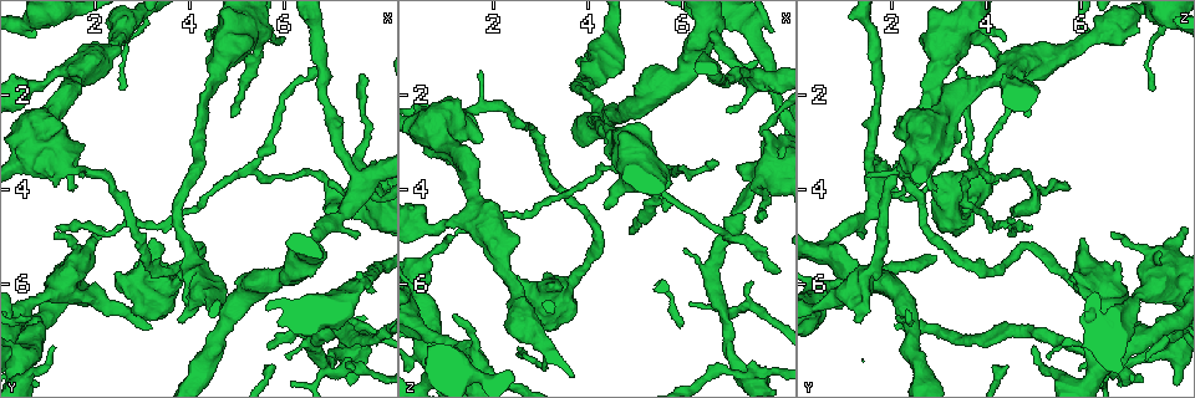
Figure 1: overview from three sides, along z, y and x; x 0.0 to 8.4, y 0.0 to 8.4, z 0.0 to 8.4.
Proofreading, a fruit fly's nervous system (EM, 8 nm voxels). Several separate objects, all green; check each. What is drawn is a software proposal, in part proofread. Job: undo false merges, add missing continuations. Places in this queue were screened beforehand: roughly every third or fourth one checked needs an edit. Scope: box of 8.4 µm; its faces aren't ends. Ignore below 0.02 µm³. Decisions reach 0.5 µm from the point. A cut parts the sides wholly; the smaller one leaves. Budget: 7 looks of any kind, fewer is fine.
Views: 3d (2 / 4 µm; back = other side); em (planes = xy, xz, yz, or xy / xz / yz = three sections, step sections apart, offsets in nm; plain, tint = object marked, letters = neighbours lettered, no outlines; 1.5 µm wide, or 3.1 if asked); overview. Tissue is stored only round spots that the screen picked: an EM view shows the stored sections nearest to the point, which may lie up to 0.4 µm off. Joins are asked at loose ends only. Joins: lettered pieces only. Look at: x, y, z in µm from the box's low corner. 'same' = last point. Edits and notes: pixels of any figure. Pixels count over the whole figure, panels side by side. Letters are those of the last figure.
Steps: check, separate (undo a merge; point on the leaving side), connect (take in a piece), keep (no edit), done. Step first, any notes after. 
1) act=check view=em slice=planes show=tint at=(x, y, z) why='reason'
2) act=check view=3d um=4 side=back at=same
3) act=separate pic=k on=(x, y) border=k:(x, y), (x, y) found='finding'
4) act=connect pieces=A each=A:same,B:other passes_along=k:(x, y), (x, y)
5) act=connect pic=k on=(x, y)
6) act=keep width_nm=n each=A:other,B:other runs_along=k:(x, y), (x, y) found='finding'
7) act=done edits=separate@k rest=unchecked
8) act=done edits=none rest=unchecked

act=check view=em slice=planes show=letters at=(6.95, 7.70, 6.85) why='four-way junction'

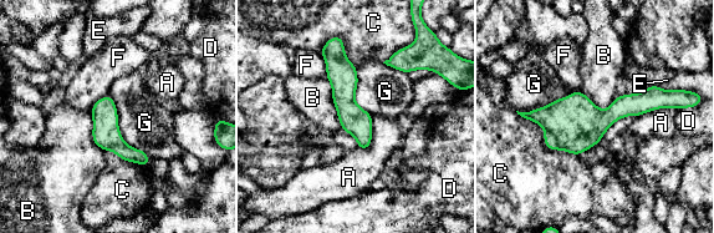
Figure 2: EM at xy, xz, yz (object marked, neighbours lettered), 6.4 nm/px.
act=separate pic=2 on=(549, 138) width_nm=190 each=A:other,B:other,C:other,D:other,E:other,F:other,G:other border=2:(545, 130), (554, 136), (560, 148) found='a second neuron is stuck on'

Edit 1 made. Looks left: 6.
act=check view=overview why='redraw'

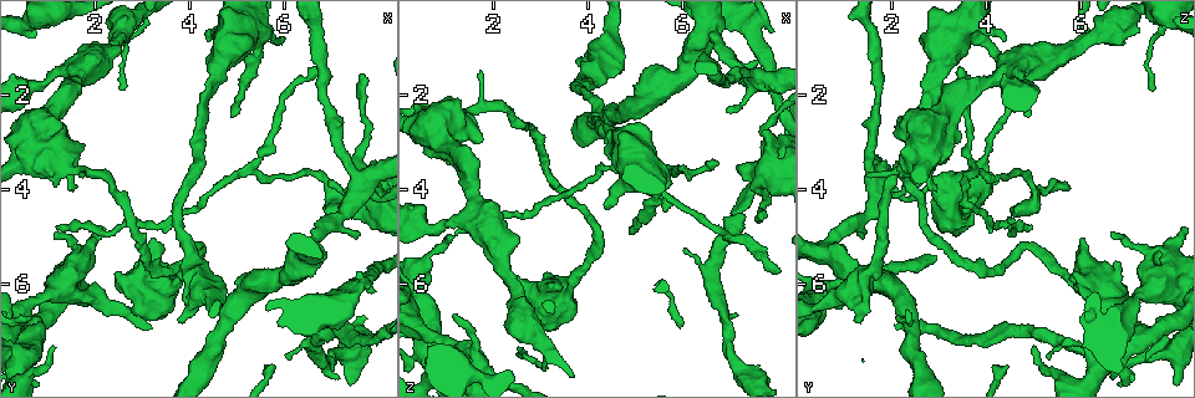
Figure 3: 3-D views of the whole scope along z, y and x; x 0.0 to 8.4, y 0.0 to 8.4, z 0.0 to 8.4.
act=check view=em slice=yz step=8 show=tint at=(1.85, 3.65, 2.25) why='thick turns thin'

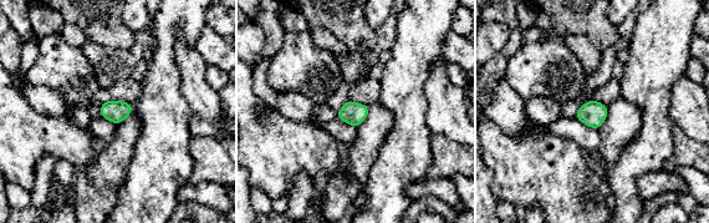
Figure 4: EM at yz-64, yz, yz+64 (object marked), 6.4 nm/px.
act=check view=em slice=planes show=letters at=same

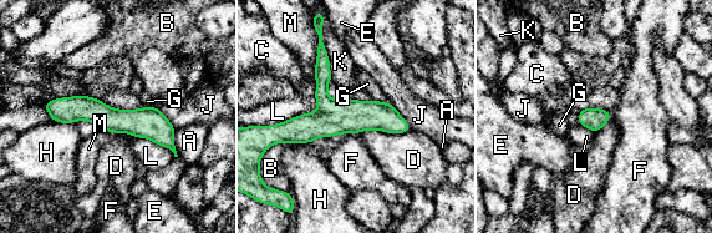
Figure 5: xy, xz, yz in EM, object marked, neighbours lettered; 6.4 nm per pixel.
act=keep width_nm=140 each=A:other,B:other,C:other,D:other,E:other,F:other,G:other,H:other,J:other,K:other,L:other,M:other runs_along=5:(406, 126), (329, 118), (264, 131) found='continuous, no second neuron'

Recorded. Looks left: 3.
act=check view=em slice=planes show=letters at=(7.80, 4.00, 2.70) why='thick turns thin'

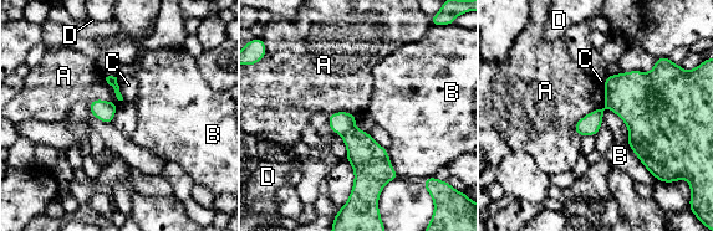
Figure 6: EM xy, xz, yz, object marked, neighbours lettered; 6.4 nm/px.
act=separate pic=6 on=(340, 122) width_nm=130 each=A:other,B:other,C:other,D:other border=6:(354, 126), (344, 134) found='two neurons meet here'

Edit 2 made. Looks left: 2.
act=done edits=separate@2,separate@6 rest=unchecked

